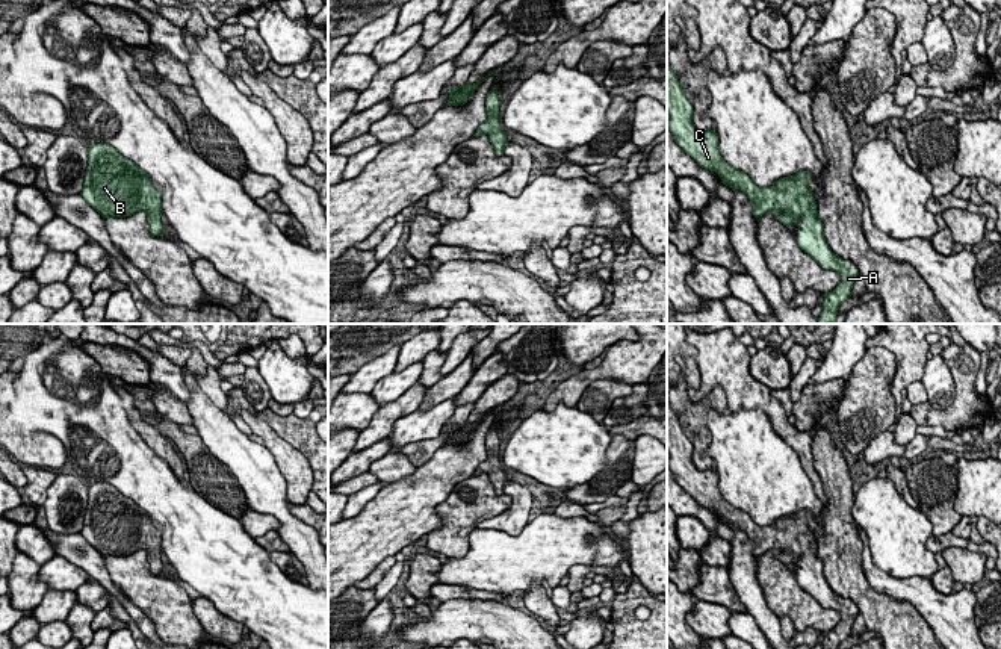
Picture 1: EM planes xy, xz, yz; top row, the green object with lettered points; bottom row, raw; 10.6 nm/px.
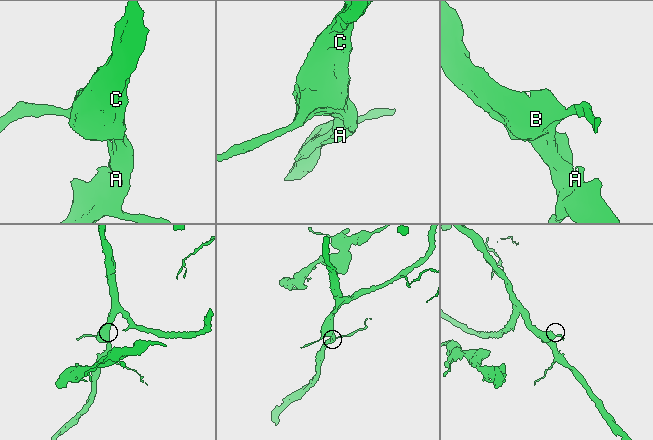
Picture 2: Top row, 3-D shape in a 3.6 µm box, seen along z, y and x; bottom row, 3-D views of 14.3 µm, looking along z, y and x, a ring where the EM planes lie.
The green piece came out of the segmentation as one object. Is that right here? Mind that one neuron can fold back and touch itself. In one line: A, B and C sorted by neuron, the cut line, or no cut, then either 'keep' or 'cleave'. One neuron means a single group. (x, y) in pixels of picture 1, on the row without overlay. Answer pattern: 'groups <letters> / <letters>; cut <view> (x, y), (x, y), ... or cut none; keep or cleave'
groups A B C; cut none; keep

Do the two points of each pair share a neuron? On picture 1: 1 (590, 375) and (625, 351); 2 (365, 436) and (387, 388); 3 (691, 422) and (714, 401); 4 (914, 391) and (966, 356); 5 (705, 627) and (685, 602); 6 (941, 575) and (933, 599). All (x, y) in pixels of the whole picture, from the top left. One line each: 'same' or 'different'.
1: same
2: different
3: same
4: different
5: different
6: different

